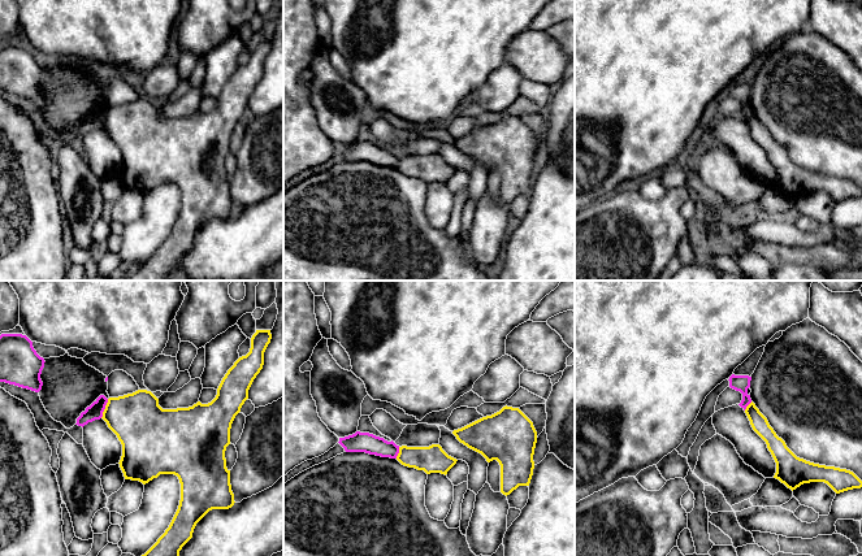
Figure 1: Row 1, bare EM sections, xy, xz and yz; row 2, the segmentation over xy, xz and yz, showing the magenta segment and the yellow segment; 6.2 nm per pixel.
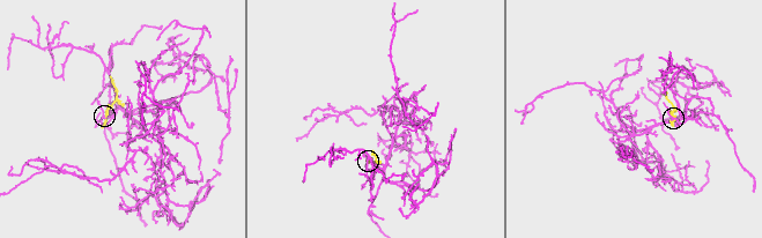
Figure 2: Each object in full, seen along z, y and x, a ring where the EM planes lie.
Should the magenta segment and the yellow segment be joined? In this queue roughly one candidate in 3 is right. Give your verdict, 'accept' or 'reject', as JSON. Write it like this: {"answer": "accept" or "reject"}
{"answer": "reject"}

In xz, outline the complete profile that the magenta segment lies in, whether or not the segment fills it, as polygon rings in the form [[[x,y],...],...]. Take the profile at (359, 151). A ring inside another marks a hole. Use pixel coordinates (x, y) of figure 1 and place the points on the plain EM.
[[[356,140],[352,144],[339,147],[338,152],[346,161],[365,161],[390,168],[397,168],[399,162],[399,155],[397,155],[393,149],[387,151],[384,147],[369,142]]]

